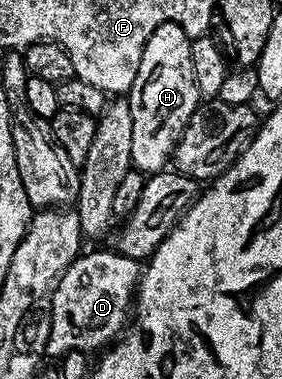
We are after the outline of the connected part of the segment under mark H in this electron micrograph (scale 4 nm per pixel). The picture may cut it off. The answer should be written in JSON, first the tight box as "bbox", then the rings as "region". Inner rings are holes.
{"bbox":[127,22,199,174],"region":[[[163,22],[147,38],[143,58],[139,58],[139,74],[135,74],[127,99],[131,106],[133,168],[146,174],[162,171],[170,163],[176,144],[199,105],[191,70],[191,37],[175,22]]]}

